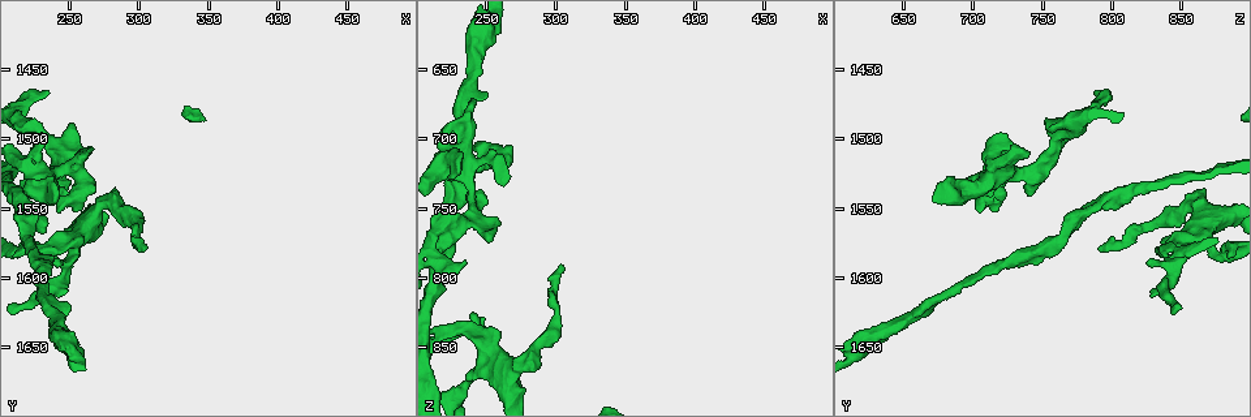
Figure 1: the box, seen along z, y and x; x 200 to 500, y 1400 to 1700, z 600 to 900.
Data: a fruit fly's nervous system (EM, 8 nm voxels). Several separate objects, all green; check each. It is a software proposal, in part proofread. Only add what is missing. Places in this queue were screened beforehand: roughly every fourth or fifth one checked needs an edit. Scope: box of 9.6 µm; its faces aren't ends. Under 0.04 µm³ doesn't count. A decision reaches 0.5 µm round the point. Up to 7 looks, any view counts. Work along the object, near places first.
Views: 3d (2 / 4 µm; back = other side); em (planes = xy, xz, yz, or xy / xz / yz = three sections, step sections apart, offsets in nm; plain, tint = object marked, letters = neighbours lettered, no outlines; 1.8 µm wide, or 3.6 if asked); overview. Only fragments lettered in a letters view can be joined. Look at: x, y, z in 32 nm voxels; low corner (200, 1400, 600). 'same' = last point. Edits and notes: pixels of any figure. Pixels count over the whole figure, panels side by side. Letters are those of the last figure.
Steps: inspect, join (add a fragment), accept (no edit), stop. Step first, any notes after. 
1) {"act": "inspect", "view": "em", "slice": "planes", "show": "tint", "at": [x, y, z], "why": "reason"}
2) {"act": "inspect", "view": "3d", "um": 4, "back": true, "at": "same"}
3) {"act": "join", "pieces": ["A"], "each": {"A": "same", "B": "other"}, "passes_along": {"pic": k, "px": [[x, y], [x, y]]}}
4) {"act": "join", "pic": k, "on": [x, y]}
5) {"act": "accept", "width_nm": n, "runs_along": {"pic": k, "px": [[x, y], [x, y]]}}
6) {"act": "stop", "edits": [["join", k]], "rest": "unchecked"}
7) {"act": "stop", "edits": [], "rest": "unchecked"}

{"act": "inspect", "view": "em", "slice": "planes", "show": "letters", "at": [242, 1554, 706], "why": "free end"}

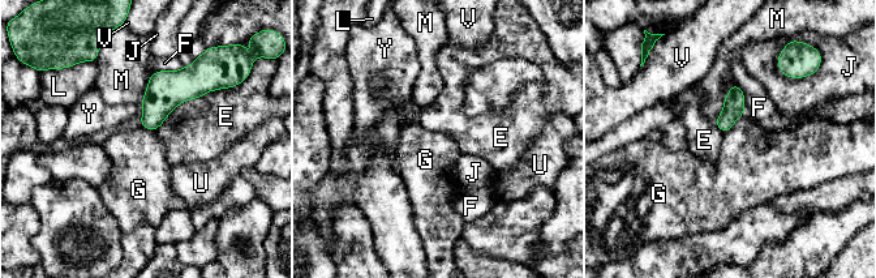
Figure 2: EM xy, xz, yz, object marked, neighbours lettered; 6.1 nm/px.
{"act": "accept", "longest_contact_nm": ["F", 220], "each": {"E": "other", "F": "other", "G": "other", "J": "other", "L": "other", "M": "other", "U": "other", "V": "other", "Y": "other"}, "border": {"pic": 2, "px": [[743, 114], [724, 135]]}, "found": "none of them fits"}

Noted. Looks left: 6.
{"act": "inspect", "view": "em", "slice": "planes", "show": "letters", "at": [236, 1466, 788], "why": "free end"}

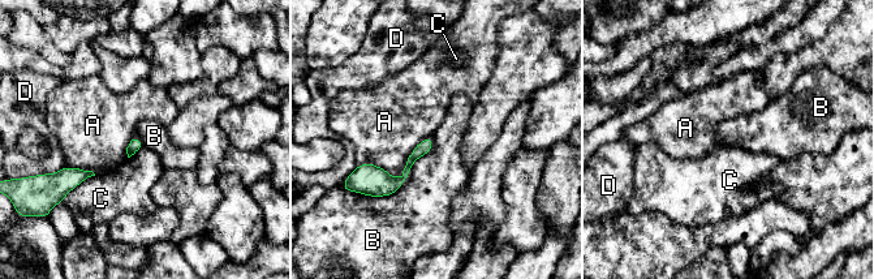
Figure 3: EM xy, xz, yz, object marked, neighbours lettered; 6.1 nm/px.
{"act": "accept", "each": {"A": "other", "B": "other", "C": "other", "D": "other"}, "found": "no lettered fragment goes on from it"}

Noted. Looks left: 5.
{"act": "inspect", "view": "3d", "um": 2, "at": [302, 1578, 788], "why": "long arm stops here"}

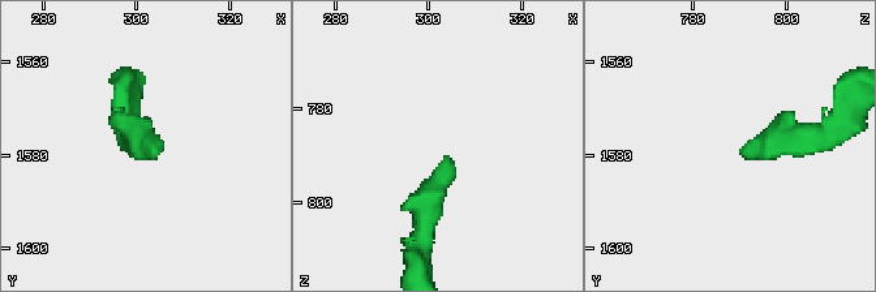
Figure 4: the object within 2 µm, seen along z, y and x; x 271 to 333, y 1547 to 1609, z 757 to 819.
{"act": "inspect", "view": "em", "slice": "planes", "show": "letters", "at": [304, 1579, 790], "why": "shape alone is not enough"}

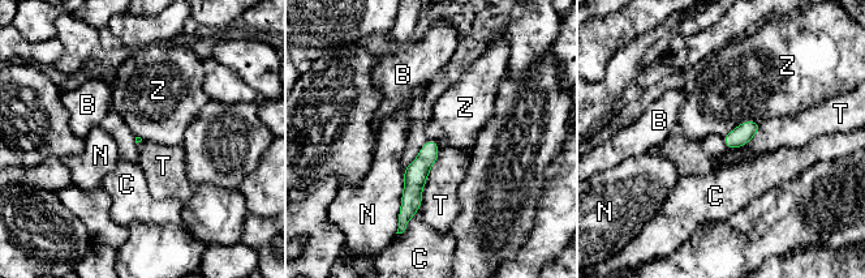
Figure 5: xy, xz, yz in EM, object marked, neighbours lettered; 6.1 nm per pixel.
{"act": "accept", "each": {"B": "other", "C": "other", "N": "other", "T": "other", "Z": "other"}, "found": "none of them fits"}

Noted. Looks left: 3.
{"act": "stop", "edits": [], "rest": "unchecked"}

